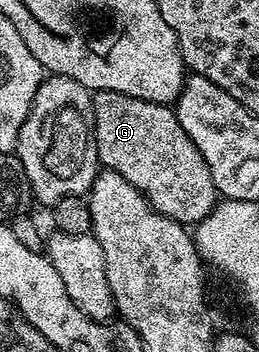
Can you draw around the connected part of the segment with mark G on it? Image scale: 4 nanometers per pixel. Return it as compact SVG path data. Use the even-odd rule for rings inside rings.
M97 90L92 95L92 135L96 138L96 151L100 157L100 166L106 170L118 172L122 180L130 180L138 192L162 216L170 216L170 220L195 224L204 219L215 208L218 195L216 185L210 176L210 168L206 160L202 160L202 152L186 136L182 124L178 124L178 116L171 105L163 102L151 102L134 96L126 96L113 90Z

